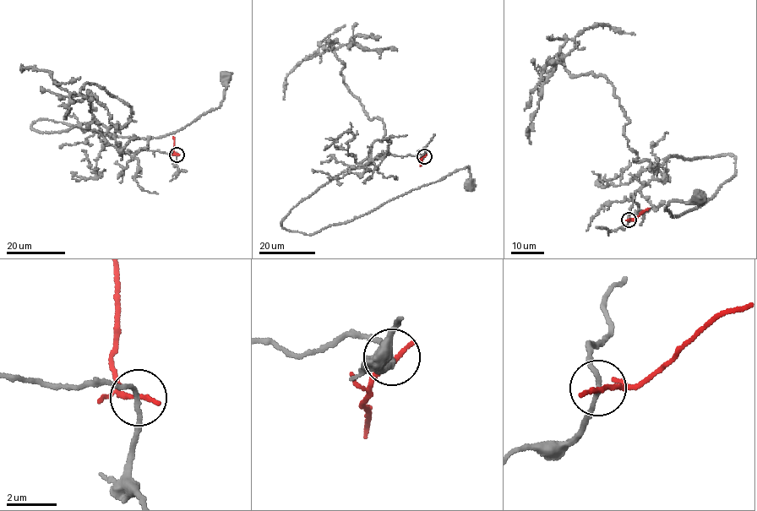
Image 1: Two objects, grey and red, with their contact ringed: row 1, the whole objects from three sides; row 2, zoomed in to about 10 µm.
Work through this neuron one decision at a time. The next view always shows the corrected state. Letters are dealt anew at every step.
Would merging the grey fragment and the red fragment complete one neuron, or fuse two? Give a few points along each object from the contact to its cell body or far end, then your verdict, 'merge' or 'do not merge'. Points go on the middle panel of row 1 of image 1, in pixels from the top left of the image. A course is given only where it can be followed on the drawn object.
course grey (424, 156), (388, 154), (344, 171), (301, 200), (281, 225), (313, 234), (350, 221), (468, 166), (469, 186); course red (424, 156), (420, 166); do not merge

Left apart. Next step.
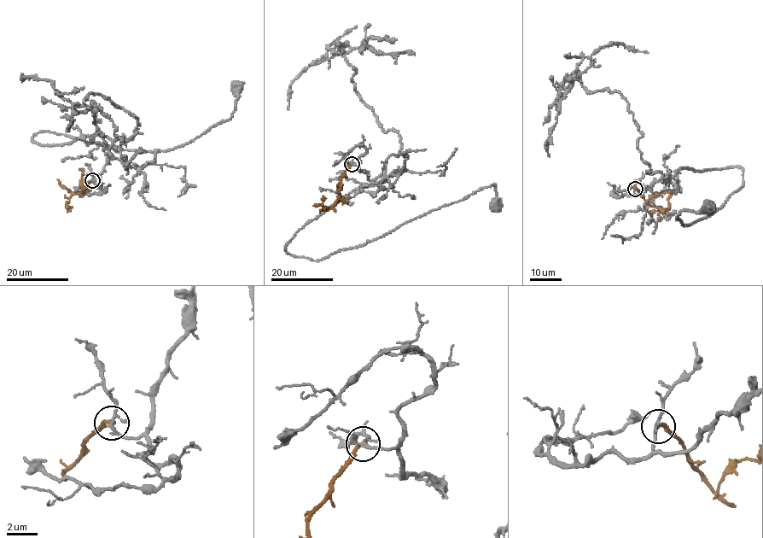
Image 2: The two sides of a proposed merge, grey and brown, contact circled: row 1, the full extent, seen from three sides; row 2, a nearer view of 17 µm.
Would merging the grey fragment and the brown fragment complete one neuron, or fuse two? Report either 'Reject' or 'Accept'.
Reject

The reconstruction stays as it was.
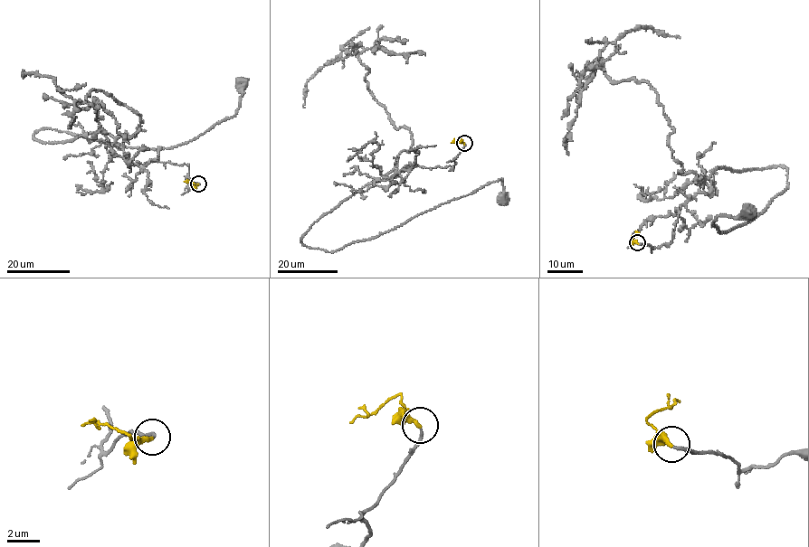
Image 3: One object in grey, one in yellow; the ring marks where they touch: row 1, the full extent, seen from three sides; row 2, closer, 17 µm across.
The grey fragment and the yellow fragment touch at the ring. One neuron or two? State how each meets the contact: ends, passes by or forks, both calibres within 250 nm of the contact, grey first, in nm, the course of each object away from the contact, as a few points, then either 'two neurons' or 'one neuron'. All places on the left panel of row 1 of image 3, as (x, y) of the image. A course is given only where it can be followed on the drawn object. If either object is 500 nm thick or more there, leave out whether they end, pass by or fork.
grey ends there; yellow ends there; 200 nm thick on the grey side, 280 nm on the other; grey runs (198, 184), (185, 165), (138, 167), (99, 131), (33, 135), (176, 147), (235, 114), (242, 85); yellow runs (198, 183), (185, 182); one neuron

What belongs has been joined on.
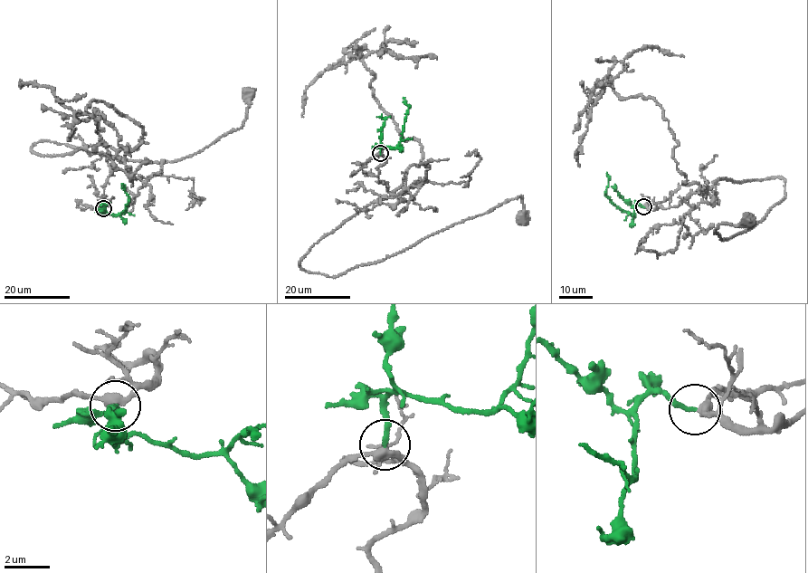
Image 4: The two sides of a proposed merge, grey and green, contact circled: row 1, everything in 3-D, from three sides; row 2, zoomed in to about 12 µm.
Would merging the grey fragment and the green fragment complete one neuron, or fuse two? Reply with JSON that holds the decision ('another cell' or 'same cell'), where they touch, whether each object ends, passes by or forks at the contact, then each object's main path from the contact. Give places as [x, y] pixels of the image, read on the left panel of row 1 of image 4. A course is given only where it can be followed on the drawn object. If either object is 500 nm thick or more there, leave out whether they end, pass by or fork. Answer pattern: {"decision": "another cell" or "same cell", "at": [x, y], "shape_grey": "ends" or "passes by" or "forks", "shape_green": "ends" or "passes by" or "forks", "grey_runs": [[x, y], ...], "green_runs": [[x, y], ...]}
{"decision": "same cell", "at": [103, 208], "shape_grey": "passes by", "shape_green": "ends", "grey_runs": [[103, 208], [113, 148], [42, 156], [32, 147], [50, 140], [131, 160], [179, 160], [242, 126], [249, 95]], "green_runs": [[103, 208], [104, 212], [118, 215], [124, 212], [128, 196], [121, 184]]}

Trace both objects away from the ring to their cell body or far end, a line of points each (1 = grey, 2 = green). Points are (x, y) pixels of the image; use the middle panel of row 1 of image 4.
1: (380, 154), (378, 181), (390, 195), (320, 238), (300, 261), (304, 270), (337, 276), (521, 196), (522, 219)
2: (380, 153), (380, 146), (395, 148), (400, 143), (409, 105), (404, 98)

